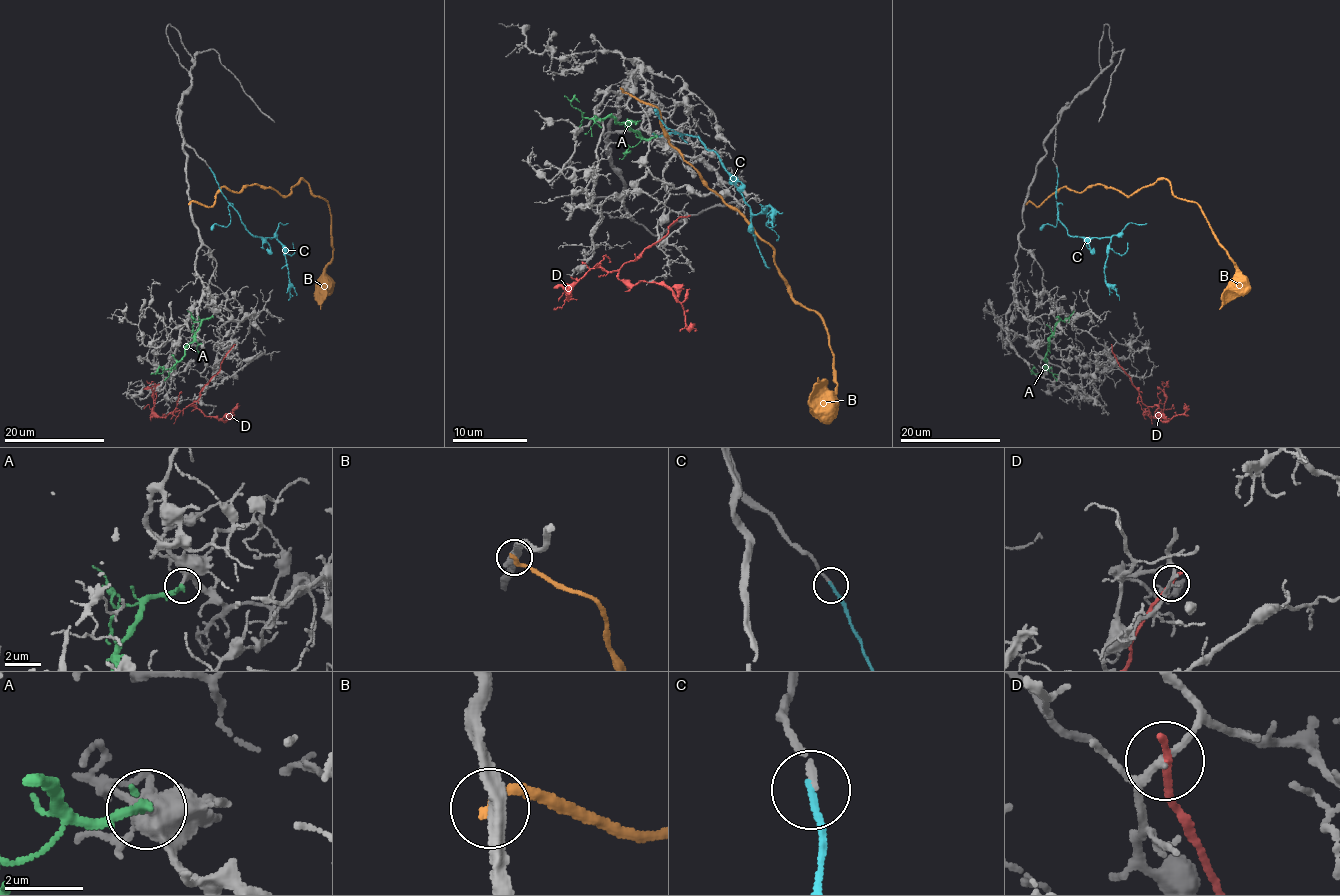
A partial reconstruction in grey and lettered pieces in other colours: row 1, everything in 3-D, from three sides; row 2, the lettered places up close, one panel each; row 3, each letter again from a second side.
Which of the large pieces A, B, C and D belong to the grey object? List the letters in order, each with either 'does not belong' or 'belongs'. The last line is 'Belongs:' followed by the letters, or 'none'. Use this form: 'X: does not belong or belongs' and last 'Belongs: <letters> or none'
A: does not belong
B: does not belong
C: belongs
D: does not belong
Belongs: C

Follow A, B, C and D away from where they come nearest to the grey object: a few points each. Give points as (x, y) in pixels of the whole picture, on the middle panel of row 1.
A: (657, 136), (644, 138), (614, 117), (584, 117), (571, 104), (573, 99), (576, 99)
B: (621, 89), (655, 108), (672, 145), (773, 248), (791, 297), (821, 319), (836, 387), (827, 402), (818, 377)
C: (653, 134), (679, 132), (696, 136), (717, 155), (752, 215), (769, 205), (773, 228), (769, 228)
D: (685, 216), (623, 265), (618, 274), (621, 280), (633, 284), (662, 282), (683, 308), (687, 325), (694, 325)

